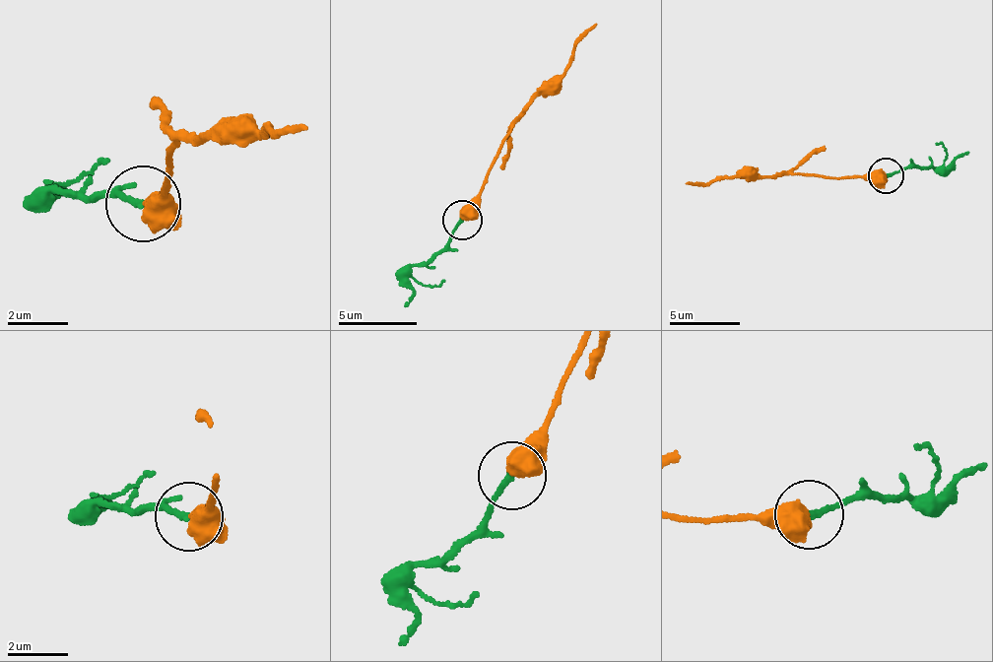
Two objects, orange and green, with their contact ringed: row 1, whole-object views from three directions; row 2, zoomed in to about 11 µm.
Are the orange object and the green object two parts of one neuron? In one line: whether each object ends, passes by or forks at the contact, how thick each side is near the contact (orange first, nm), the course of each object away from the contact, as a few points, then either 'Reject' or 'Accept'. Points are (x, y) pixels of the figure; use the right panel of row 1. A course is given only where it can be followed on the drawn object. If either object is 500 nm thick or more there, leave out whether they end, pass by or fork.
Thickness 650 nm (orange) against 200 nm. Course of orange: (885, 175), (842, 179), (745, 168), (704, 183), (685, 182). Course of green: (885, 175), (915, 165), (938, 167), (948, 154), (935, 142). Reject

